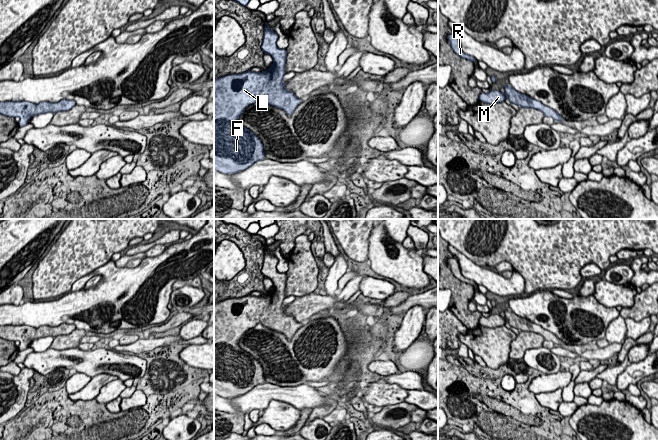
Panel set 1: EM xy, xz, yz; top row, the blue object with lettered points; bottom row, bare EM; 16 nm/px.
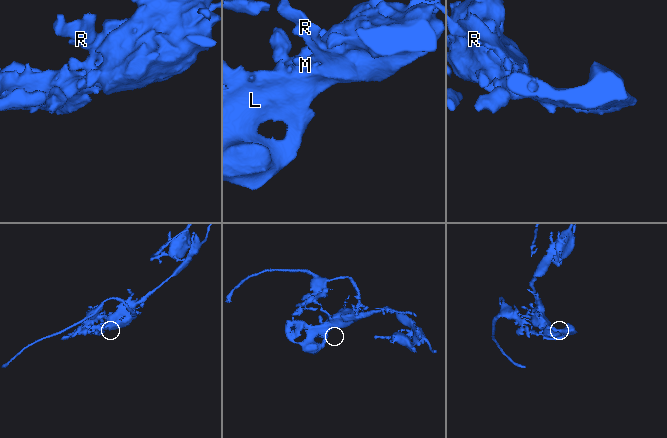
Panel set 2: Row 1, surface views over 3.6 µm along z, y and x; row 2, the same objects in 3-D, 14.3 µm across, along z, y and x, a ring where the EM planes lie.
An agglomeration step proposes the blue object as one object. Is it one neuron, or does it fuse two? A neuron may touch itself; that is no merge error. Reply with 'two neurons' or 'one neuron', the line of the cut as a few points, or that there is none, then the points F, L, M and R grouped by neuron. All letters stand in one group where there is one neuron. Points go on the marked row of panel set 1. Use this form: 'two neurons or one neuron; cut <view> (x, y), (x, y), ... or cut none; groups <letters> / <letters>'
one neuron; cut none; groups F L M R

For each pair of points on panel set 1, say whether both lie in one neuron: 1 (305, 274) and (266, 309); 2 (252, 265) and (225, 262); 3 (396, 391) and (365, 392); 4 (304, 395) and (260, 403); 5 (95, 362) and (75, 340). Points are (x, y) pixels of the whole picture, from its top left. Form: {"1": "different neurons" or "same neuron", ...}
{"1": "different neurons", "2": "different neurons", "3": "same neuron", "4": "same neuron", "5": "different neurons"}

